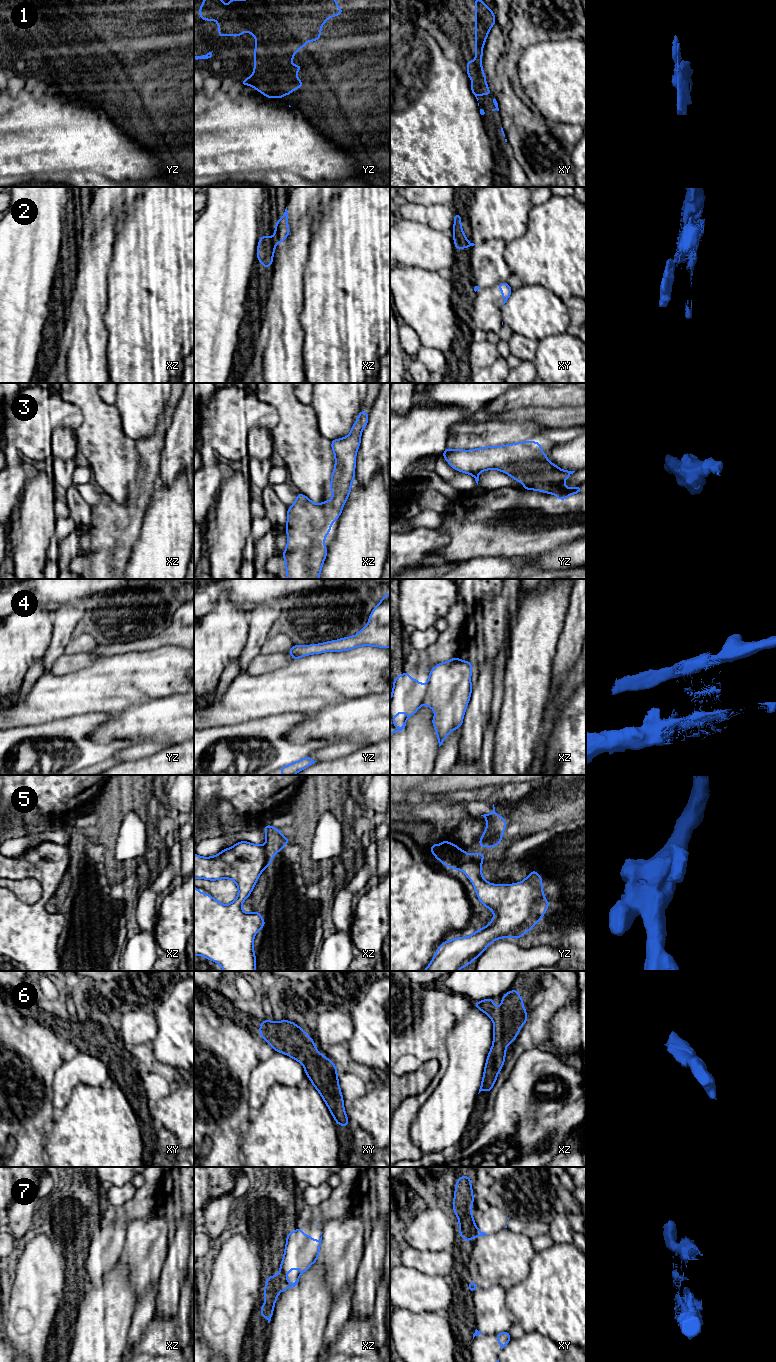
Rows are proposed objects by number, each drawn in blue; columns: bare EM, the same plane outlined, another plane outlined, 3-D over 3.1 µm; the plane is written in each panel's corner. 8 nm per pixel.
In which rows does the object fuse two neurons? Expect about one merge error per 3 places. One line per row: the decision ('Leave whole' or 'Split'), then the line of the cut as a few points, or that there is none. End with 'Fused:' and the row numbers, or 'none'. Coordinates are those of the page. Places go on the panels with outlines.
1: Leave whole. No split
2: Split. Split along xz (272, 237), (275, 244)
3: Leave whole. No split
4: Split. Split along xz (429, 680), (425, 697)
5: Split. Split along yz (468, 855), (453, 868)
6: Leave whole. No split
7: Split. Split along xz (277, 1275), (280, 1291)
Fused: 2, 4, 5, 7

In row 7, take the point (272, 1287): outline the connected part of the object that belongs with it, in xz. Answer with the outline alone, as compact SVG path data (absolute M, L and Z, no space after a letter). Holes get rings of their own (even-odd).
M276 1275L267 1277L263 1295L265 1299L265 1304L261 1306L260 1312L261 1317L265 1317L268 1320L268 1323L270 1323L271 1321L273 1309L275 1306L275 1302L278 1298L279 1292L280 1292L279 1276Z

